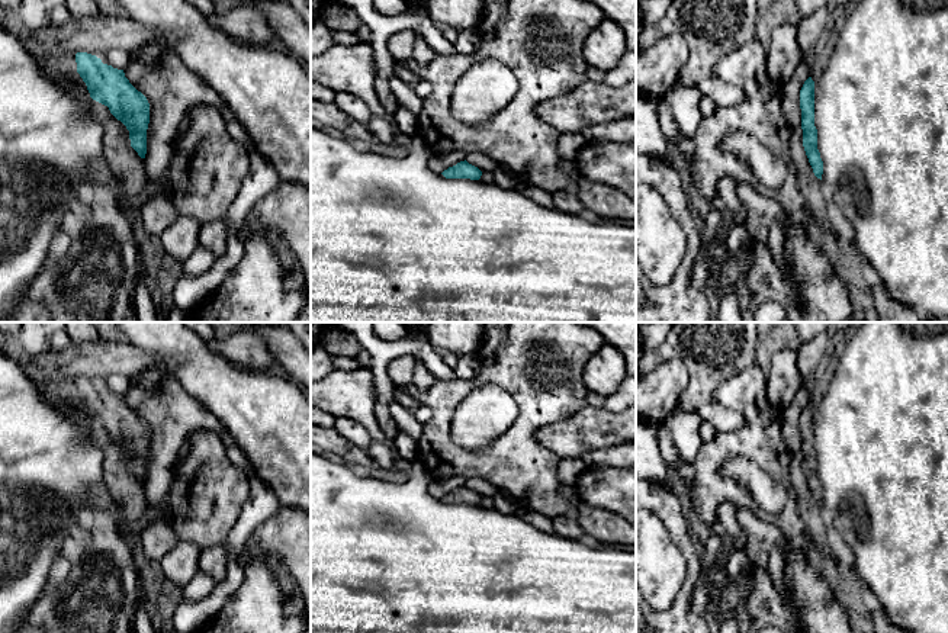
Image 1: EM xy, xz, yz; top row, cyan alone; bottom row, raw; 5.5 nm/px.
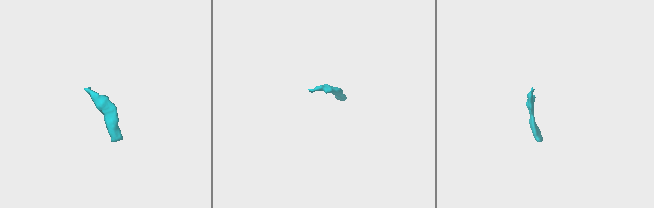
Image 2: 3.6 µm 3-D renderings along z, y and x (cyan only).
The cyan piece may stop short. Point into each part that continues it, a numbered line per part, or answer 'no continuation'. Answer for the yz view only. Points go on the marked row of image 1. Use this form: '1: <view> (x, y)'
1: yz (812, 188)

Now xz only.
1: xz (439, 163)

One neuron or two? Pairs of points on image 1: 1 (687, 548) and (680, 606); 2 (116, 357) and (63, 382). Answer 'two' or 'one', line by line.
1: one
2: one

